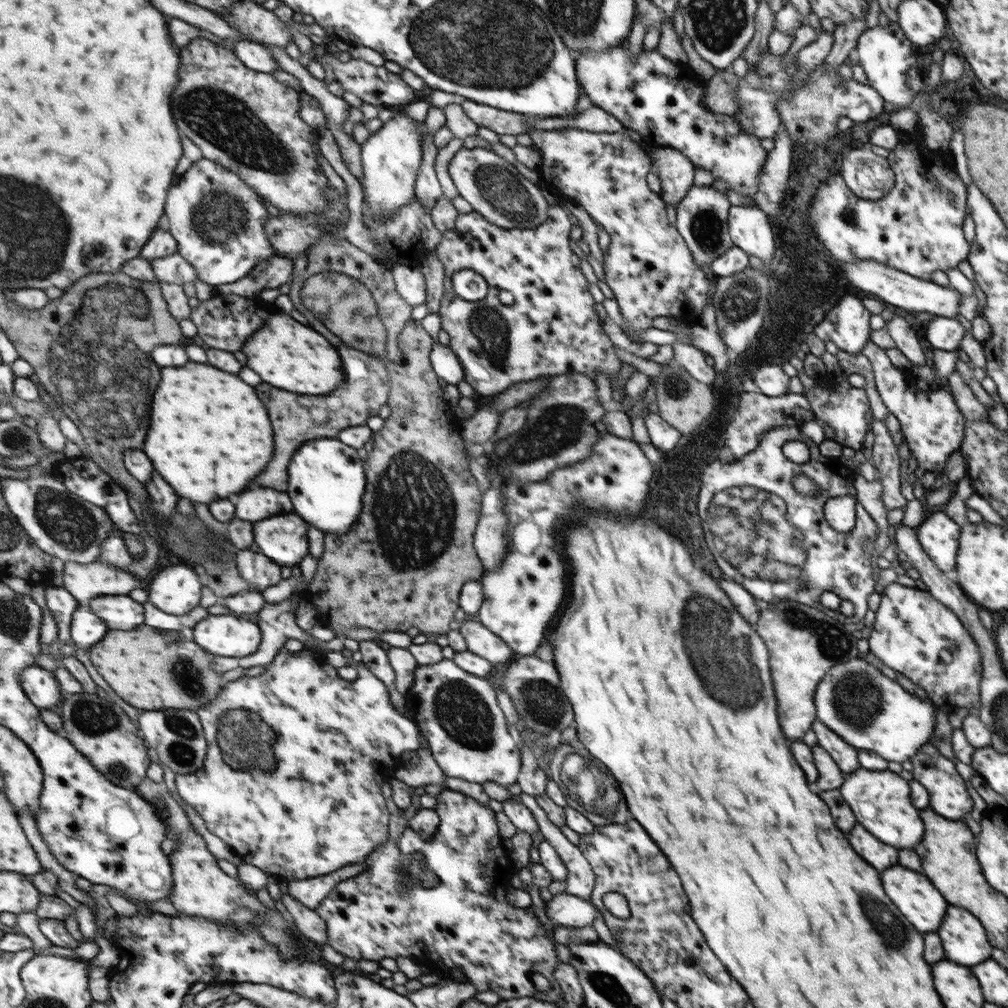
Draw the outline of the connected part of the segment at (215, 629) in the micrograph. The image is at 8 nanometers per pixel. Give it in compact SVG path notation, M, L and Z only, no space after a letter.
M209 615L197 624L195 640L213 655L244 659L260 650L262 630L258 623L237 617L237 615Z

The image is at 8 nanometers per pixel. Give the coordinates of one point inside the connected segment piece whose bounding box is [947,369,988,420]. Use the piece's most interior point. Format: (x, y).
(969, 407)

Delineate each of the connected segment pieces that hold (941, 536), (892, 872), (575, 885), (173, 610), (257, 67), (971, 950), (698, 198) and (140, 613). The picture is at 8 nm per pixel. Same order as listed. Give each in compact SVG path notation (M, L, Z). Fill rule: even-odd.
M935 511L915 528L916 537L925 552L940 570L951 570L955 564L959 526L943 511Z
M897 866L897 868L887 868L885 872L881 872L881 880L885 880L885 892L889 892L889 900L893 900L893 904L897 904L897 910L919 932L935 932L939 928L947 904L925 876Z
M519 794L521 804L529 810L537 824L539 834L547 841L555 852L561 856L564 867L567 868L567 880L565 880L565 893L590 901L590 894L594 886L594 874L588 860L581 851L573 845L565 836L546 818L535 799L525 794Z
M171 566L151 582L151 602L167 614L189 614L201 602L203 584L193 568Z
M245 39L235 41L231 49L249 69L265 73L281 70L274 54L263 43Z
M949 906L949 916L945 916L945 924L941 924L941 932L937 934L941 936L941 944L945 944L945 958L955 964L973 966L991 954L981 924L963 908Z
M712 186L692 187L687 194L676 204L676 223L680 235L684 237L685 244L692 253L692 259L697 262L697 267L701 265L710 265L717 257L724 254L728 248L732 247L732 239L728 232L728 208L731 207L725 197L725 193L719 192Z
M101 595L92 598L89 605L113 630L135 630L145 622L143 604L135 602L131 596Z

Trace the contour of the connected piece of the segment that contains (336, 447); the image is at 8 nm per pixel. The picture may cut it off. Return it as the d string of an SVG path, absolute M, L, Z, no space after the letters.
M335 438L310 440L298 449L289 467L289 496L308 524L333 535L348 534L363 509L365 473L357 449Z

